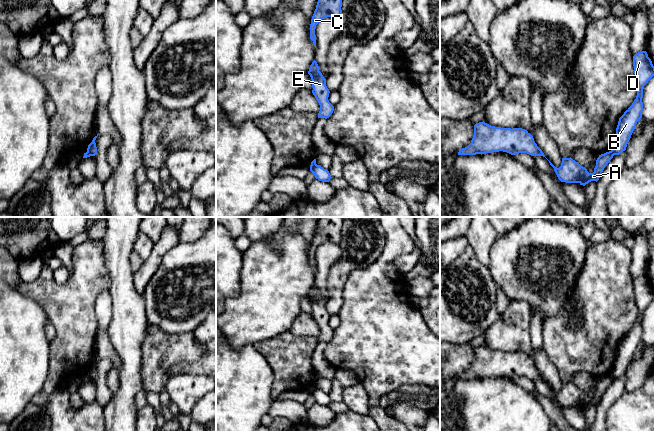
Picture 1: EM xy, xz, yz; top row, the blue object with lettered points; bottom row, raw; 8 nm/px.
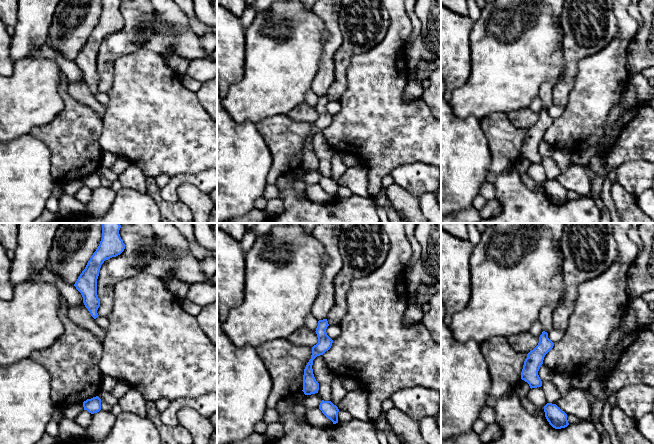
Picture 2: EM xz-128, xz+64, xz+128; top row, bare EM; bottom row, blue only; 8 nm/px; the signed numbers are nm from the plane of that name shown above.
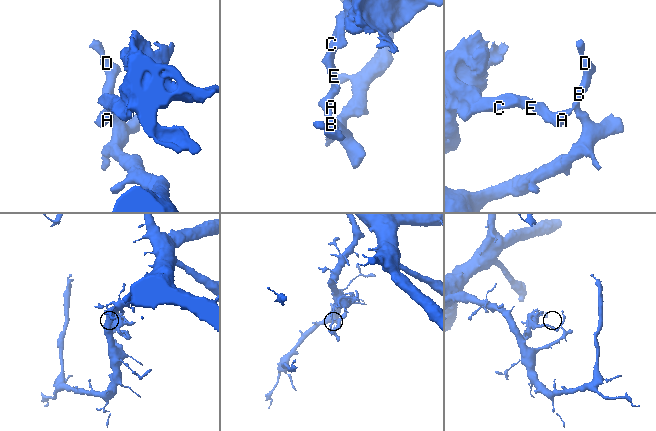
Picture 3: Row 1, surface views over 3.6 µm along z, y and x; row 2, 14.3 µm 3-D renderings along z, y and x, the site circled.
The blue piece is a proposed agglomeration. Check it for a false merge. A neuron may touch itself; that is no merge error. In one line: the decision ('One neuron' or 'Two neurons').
Two neurons

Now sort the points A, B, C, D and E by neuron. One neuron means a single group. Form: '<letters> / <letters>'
A C E / B D

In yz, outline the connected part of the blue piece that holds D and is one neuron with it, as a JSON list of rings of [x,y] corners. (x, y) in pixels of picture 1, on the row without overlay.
[[[646,275],[638,276],[633,280],[633,290],[638,309],[637,320],[632,329],[619,342],[611,374],[614,379],[619,379],[626,374],[636,348],[642,342],[644,310],[654,300],[654,290]]]

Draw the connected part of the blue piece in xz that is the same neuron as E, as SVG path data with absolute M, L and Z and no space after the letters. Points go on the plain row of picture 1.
M315 284L310 289L308 298L310 299L312 304L312 317L320 329L318 342L327 343L333 337L334 330L328 324L330 315L326 310L326 303L319 295L319 290Z

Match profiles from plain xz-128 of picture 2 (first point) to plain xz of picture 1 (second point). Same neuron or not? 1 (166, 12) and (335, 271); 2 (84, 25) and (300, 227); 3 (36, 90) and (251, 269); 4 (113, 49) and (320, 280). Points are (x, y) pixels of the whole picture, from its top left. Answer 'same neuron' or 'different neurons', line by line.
1: different neurons
2: same neuron
3: same neuron
4: different neurons

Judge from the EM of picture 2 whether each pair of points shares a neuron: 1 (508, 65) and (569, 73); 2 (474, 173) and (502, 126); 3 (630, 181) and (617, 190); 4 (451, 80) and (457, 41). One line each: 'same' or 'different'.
1: different
2: different
3: different
4: same

